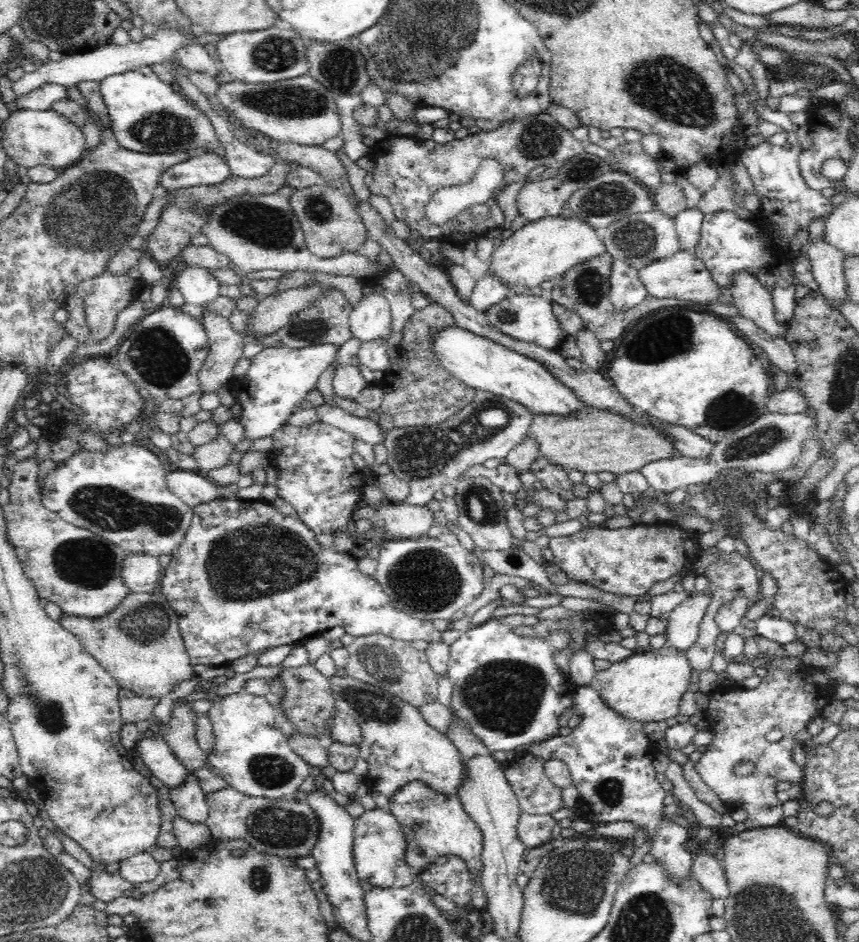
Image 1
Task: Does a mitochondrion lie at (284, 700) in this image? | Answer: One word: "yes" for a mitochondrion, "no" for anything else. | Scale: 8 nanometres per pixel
no

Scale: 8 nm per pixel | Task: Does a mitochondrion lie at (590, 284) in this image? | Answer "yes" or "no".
yes

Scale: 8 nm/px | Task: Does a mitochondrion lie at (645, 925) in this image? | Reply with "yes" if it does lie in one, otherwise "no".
yes

